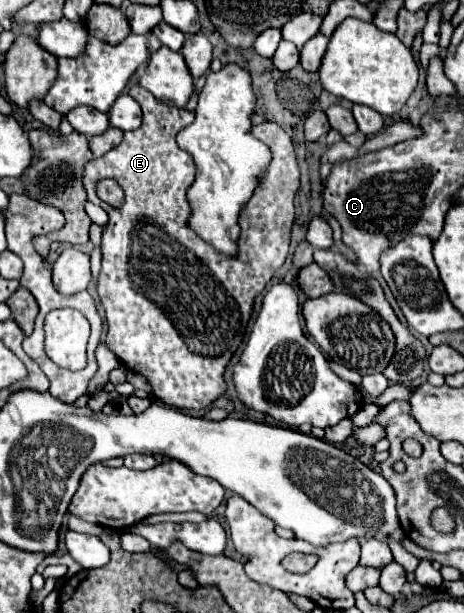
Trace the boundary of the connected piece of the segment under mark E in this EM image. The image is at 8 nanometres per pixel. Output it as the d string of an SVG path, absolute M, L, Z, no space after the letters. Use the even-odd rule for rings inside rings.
M139 84L129 88L129 96L133 96L143 110L141 128L125 132L125 138L117 148L109 150L101 158L87 162L89 166L83 170L83 188L87 190L89 202L101 206L109 214L109 222L107 226L103 226L101 240L103 266L97 276L97 294L107 316L105 346L123 364L127 364L125 368L143 374L151 384L153 394L167 406L203 410L225 394L227 384L223 380L223 374L233 352L239 348L245 336L253 302L287 258L291 228L295 220L293 198L299 190L299 166L291 138L275 122L265 122L253 128L253 136L257 136L271 148L273 160L263 182L253 192L253 198L243 208L243 214L239 218L239 256L223 256L199 236L191 234L191 230L187 228L191 208L185 194L195 178L195 162L187 152L179 150L175 136L181 128L193 122L193 112L159 102L149 90L141 88ZM99 178L113 178L125 190L125 204L121 208L111 208L103 200L99 200L99 196L95 194L95 182Z

